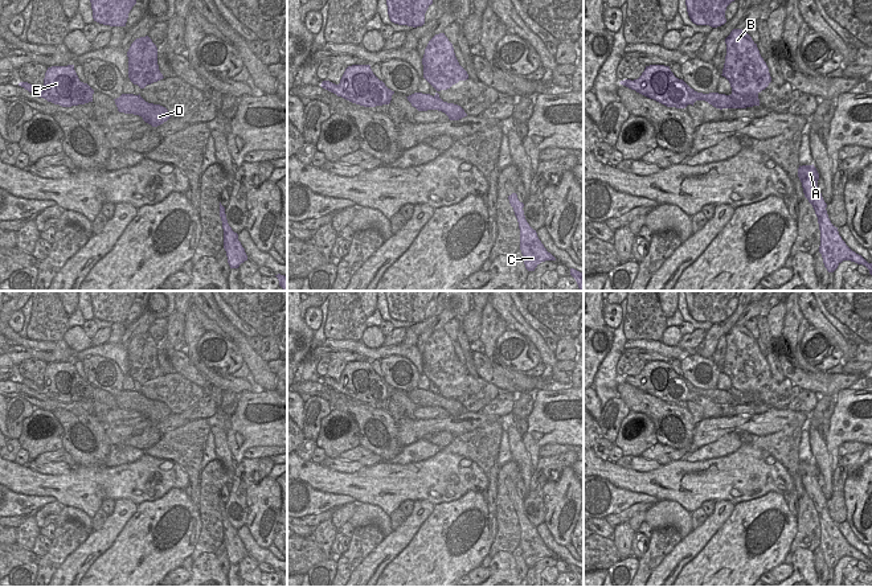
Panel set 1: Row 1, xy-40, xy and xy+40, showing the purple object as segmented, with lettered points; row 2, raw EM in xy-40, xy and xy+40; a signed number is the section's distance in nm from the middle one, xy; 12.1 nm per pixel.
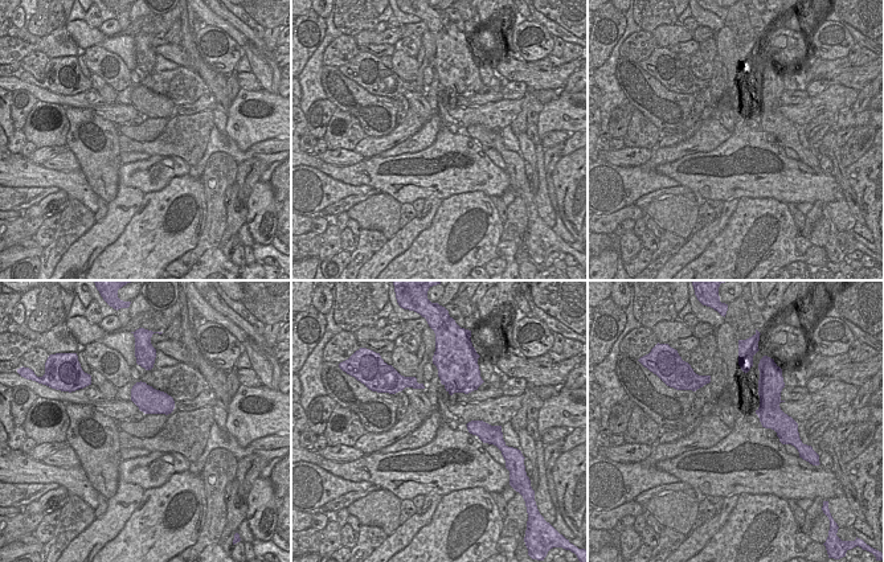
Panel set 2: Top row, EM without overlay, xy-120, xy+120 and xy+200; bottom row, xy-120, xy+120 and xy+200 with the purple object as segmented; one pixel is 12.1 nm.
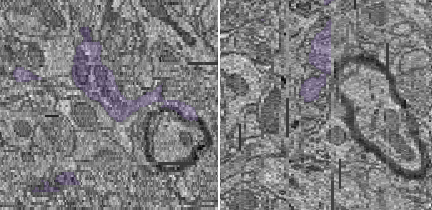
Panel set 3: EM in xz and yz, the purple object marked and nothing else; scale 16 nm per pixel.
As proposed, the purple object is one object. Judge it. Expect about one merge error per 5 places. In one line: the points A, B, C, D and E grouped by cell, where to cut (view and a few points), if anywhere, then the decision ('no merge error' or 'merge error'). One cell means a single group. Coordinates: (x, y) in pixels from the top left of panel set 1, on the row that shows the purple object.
A B C / D E; cut in xy+40 along (728, 95), (733, 101), (735, 107); merge error

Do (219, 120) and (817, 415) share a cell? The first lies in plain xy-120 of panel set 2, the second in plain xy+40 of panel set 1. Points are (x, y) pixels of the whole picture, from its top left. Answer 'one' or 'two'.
two

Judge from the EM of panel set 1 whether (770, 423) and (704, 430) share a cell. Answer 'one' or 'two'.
one

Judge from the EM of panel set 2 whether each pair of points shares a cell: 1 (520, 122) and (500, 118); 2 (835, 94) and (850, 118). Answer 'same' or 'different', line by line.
1: different
2: different

